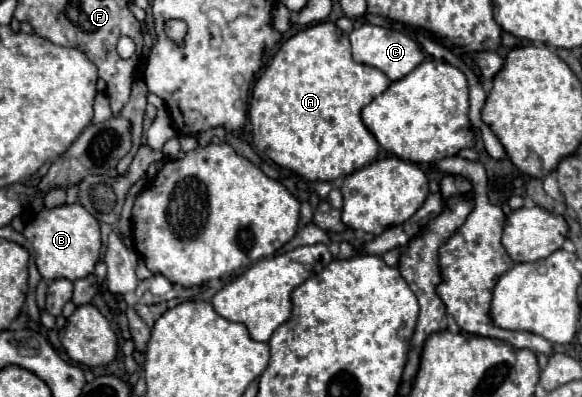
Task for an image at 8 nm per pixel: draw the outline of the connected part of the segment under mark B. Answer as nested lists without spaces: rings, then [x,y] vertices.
[[[62,204],[56,208],[42,208],[32,222],[26,224],[24,232],[26,240],[32,244],[36,252],[36,266],[44,280],[68,278],[78,280],[94,272],[94,264],[100,256],[100,228],[98,220],[82,206],[82,204]]]

